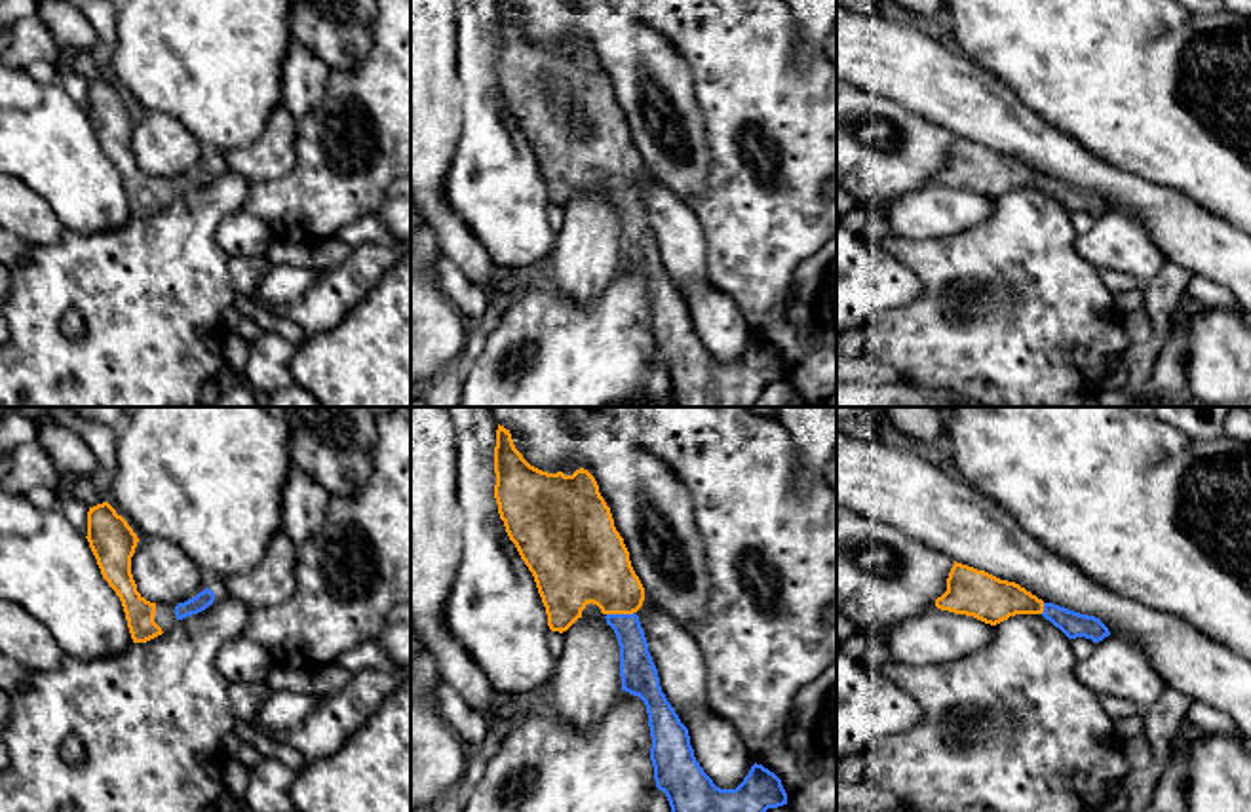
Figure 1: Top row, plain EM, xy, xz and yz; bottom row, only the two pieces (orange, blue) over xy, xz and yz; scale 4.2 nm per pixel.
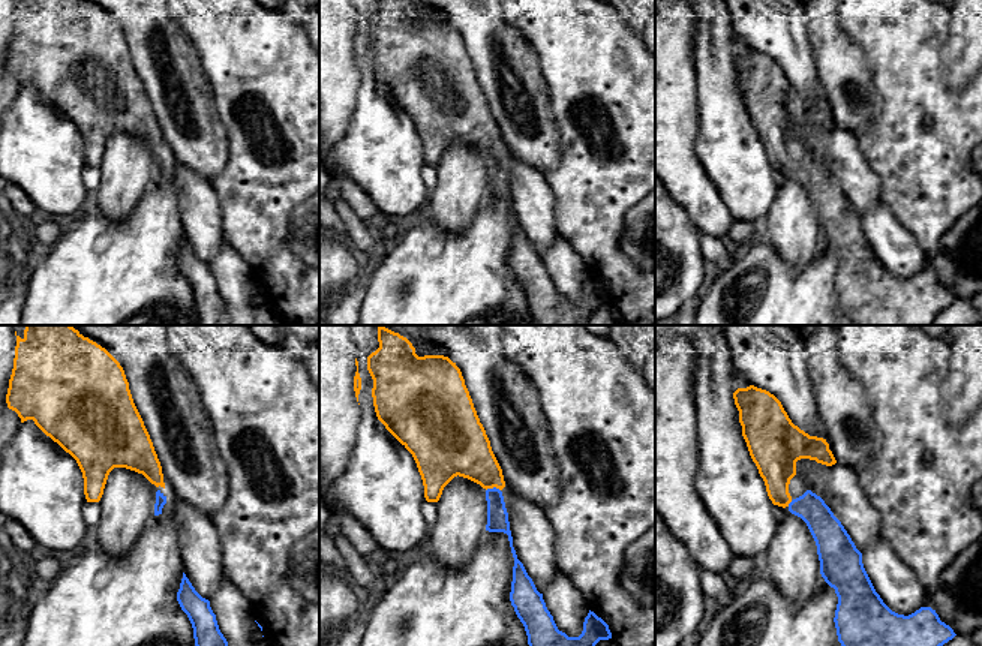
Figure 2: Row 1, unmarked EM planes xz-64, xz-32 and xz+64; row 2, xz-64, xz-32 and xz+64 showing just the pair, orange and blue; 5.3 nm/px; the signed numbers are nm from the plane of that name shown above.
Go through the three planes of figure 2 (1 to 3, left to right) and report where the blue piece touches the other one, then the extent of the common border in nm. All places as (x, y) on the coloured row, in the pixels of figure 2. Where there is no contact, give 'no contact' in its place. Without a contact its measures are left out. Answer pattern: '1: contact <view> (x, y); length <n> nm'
1: no contact
2: contact xz-32 (492, 487); length 80 nm
3: contact xz+64 (789, 502); length 40 nm

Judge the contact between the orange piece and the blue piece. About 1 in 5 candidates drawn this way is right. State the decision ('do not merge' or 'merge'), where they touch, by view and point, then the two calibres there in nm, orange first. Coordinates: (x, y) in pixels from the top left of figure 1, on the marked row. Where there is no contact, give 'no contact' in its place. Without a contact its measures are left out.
merge; meets orange in xz at (620, 613); 340 nm thick on the orange side, 140 nm on the other

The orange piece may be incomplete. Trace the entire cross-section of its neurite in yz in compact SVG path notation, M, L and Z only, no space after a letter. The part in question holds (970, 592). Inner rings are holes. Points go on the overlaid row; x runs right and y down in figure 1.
M956 561L947 578L947 591L935 599L935 607L973 616L991 626L1015 614L1042 614L1068 639L1086 637L1099 643L1110 635L1108 628L1095 616L1044 603L1015 582L1000 580Z

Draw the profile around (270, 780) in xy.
M264 757L249 770L249 787L241 804L249 812L289 812L295 808L291 785L295 772L274 757Z

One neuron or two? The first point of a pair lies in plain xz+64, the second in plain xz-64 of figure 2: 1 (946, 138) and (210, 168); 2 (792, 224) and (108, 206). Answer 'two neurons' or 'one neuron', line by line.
1: two neurons
2: one neuron

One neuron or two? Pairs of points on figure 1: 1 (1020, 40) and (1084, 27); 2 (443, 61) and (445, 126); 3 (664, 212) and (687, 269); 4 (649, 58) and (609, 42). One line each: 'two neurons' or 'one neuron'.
1: one neuron
2: one neuron
3: one neuron
4: one neuron

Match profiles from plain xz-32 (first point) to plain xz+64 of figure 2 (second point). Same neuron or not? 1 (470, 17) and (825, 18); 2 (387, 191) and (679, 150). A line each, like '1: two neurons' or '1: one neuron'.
1: one neuron
2: two neurons

